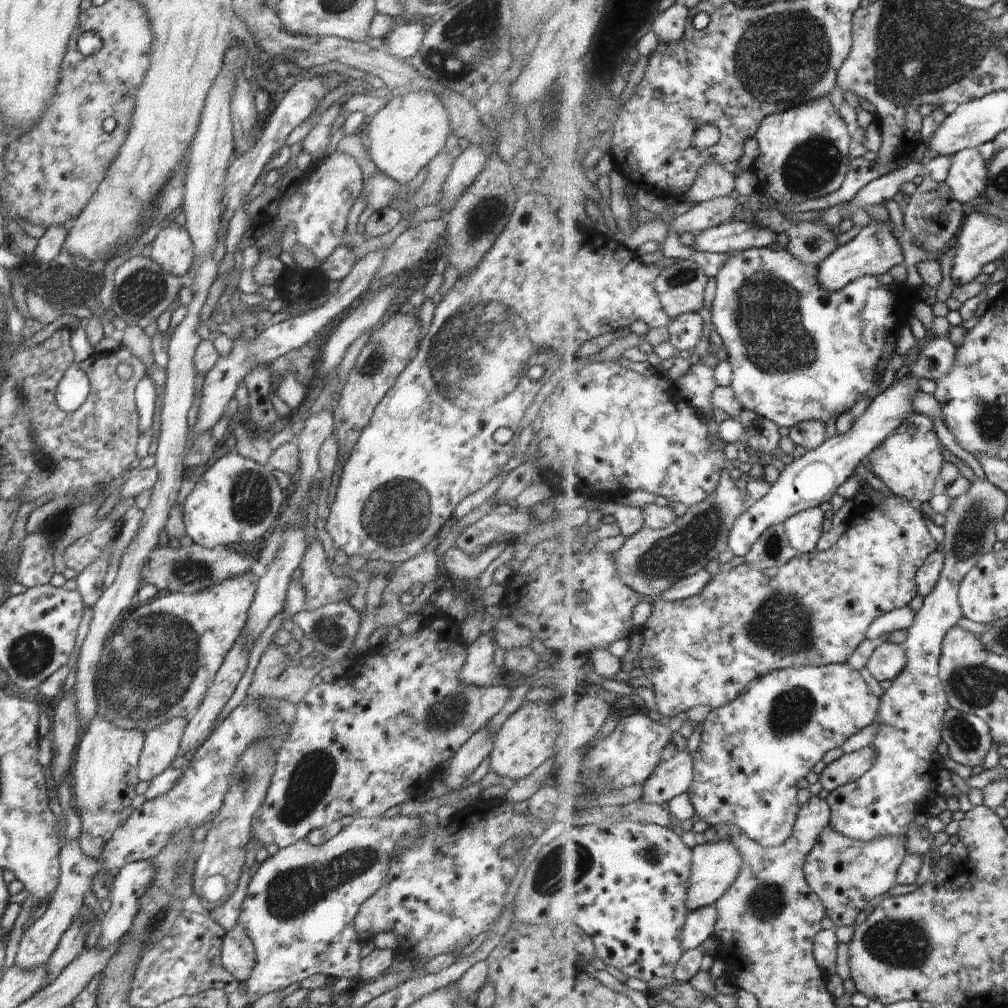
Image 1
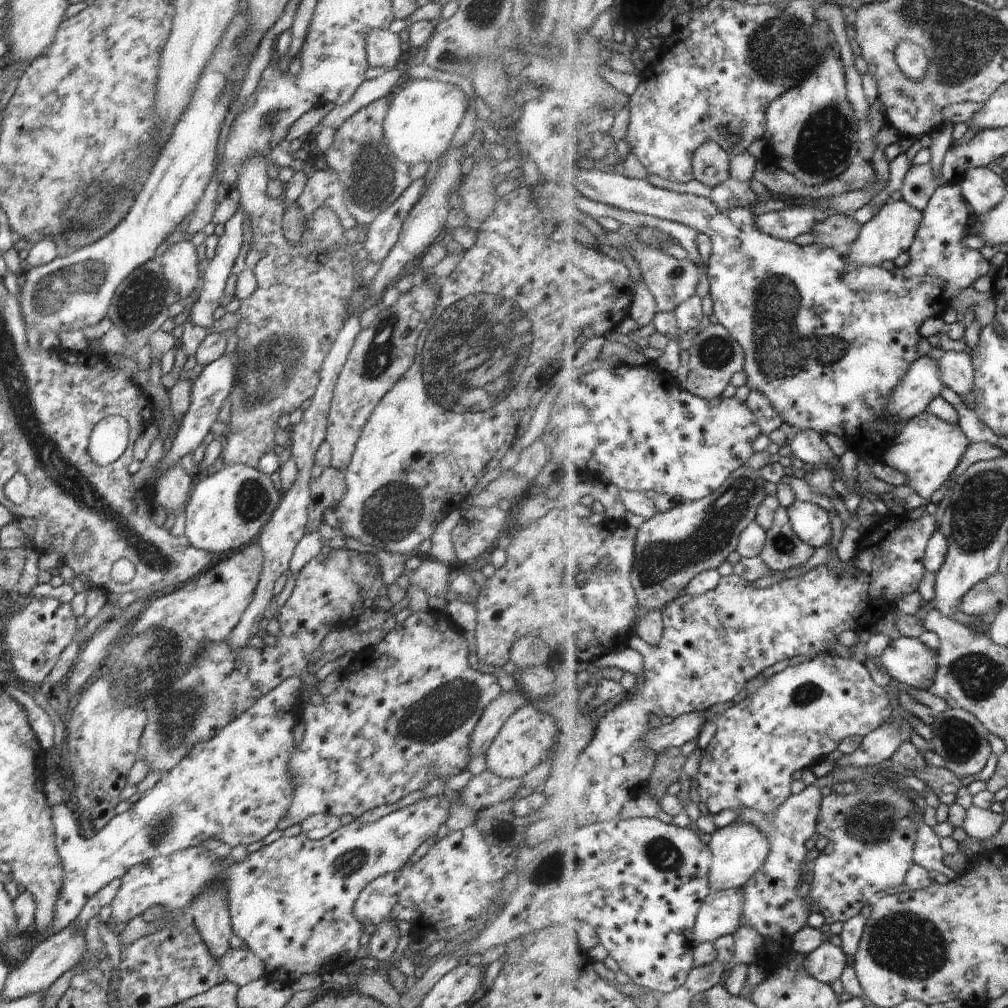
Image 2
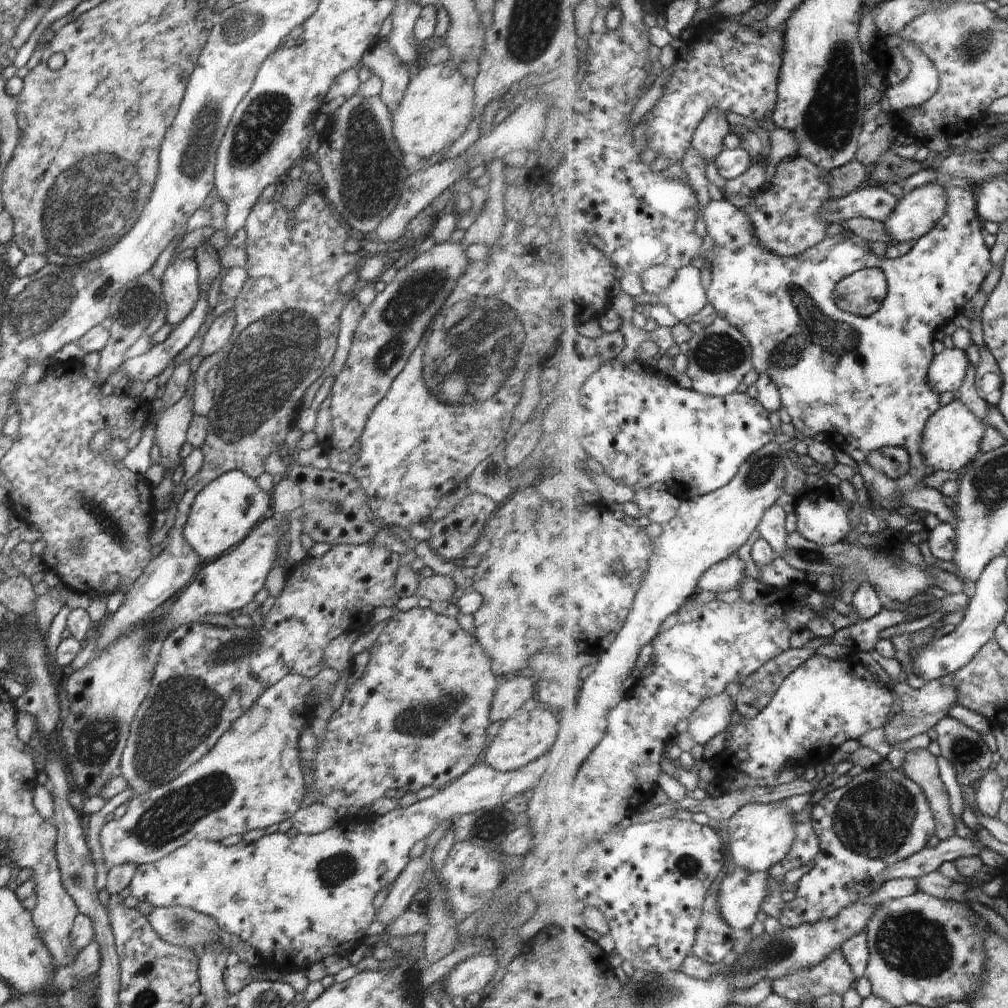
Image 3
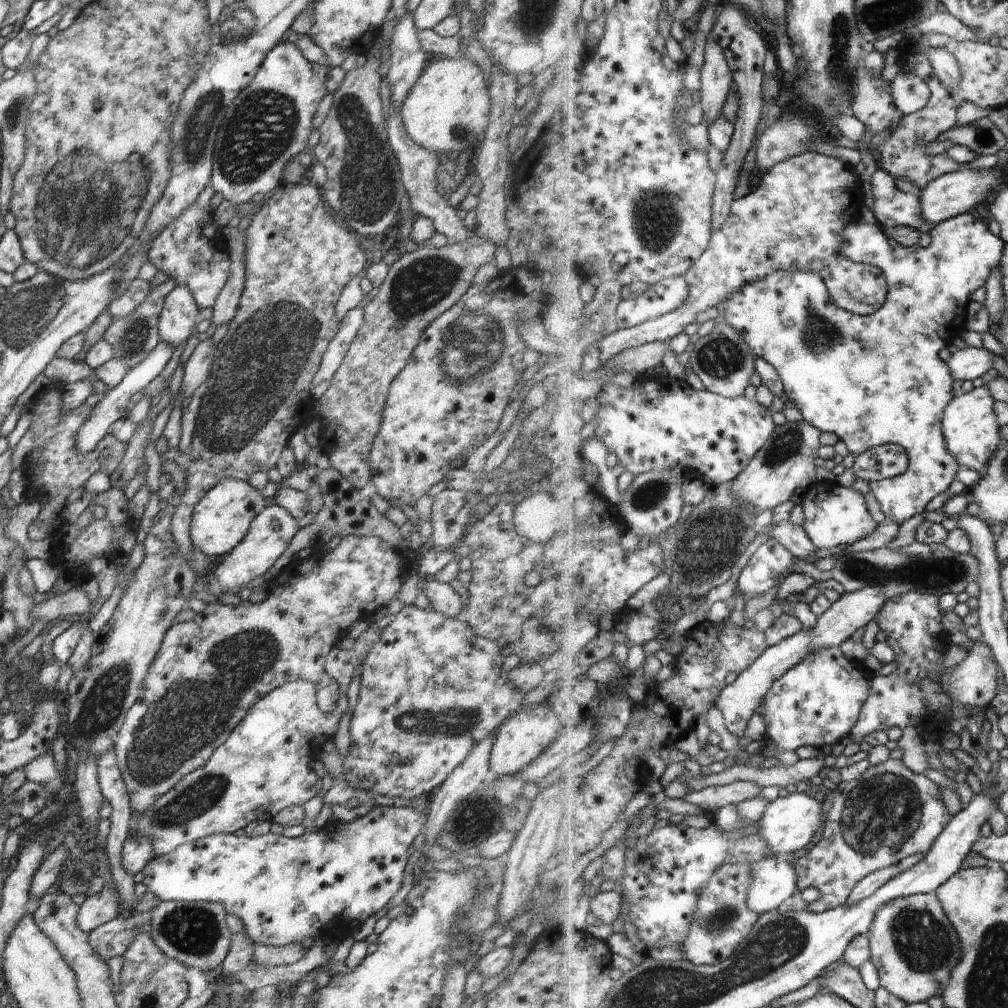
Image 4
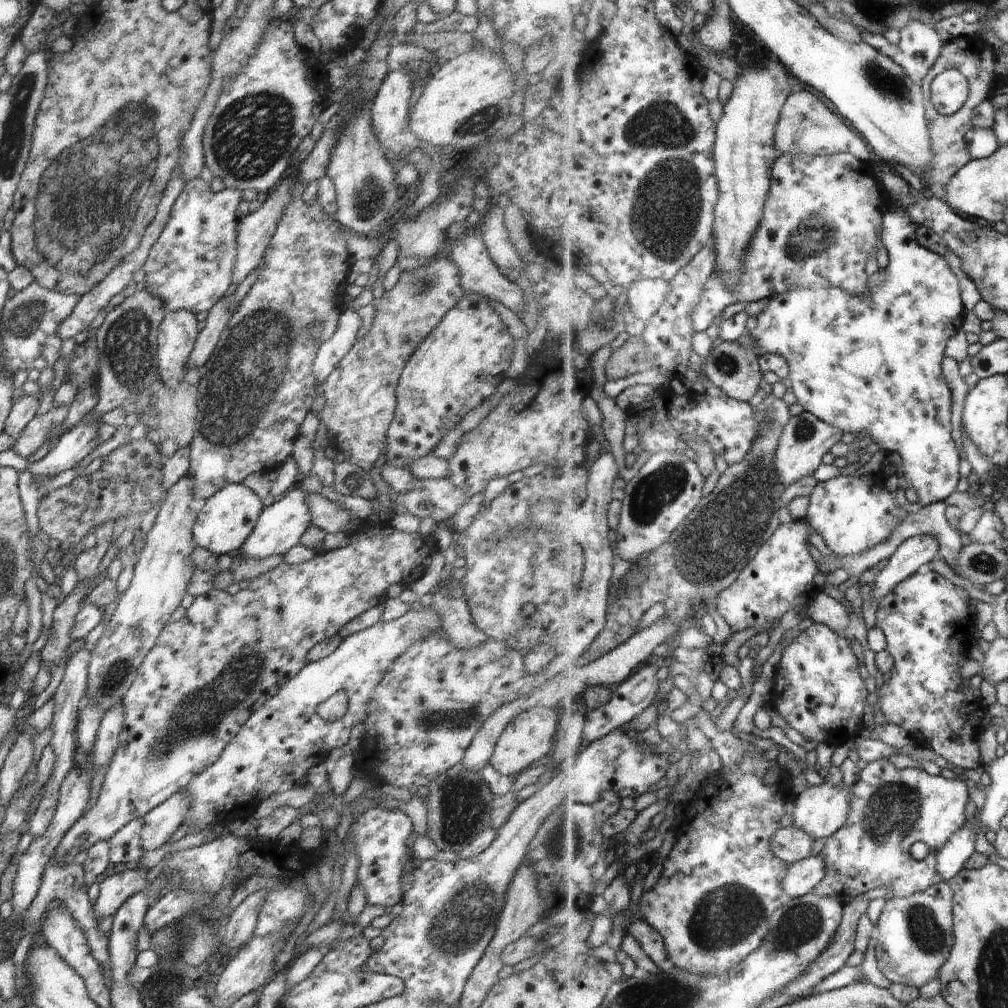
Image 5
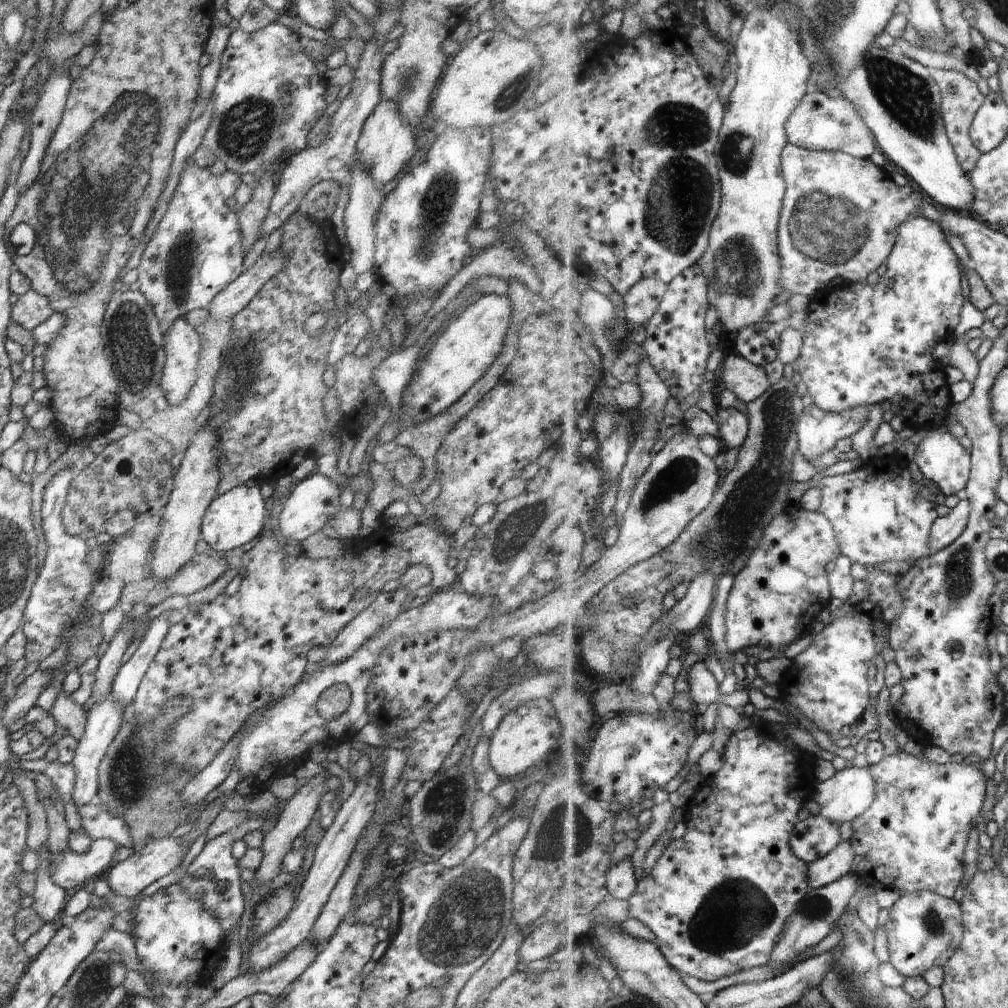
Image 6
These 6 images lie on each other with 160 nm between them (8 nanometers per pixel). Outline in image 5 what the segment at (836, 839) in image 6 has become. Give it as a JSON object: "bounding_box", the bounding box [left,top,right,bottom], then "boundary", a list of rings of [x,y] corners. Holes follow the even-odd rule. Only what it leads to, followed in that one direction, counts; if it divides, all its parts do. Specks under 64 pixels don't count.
{"bounding_box":[773,825,816,865],"boundary":[[[791,825],[780,829],[773,840],[775,853],[790,865],[812,857],[816,839],[802,827]]]}

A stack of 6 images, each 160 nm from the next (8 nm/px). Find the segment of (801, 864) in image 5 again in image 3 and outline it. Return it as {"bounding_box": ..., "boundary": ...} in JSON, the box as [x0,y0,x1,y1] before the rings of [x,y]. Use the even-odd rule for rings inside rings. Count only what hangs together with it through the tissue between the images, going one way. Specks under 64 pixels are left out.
{"bounding_box":[721,858,771,930],"boundary":[[[730,858],[728,876],[721,883],[725,919],[735,930],[750,928],[771,892],[771,872],[751,871]]]}

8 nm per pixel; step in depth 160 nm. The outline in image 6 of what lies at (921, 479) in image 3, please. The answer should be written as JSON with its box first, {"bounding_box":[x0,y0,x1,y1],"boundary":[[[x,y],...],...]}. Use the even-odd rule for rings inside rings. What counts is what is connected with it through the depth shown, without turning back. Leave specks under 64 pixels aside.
{"bounding_box":[797,217,973,496],"boundary":[[[910,217],[901,226],[901,235],[898,239],[897,246],[890,255],[887,263],[887,272],[884,274],[880,282],[876,286],[868,283],[847,284],[839,288],[830,288],[819,293],[820,300],[814,300],[809,310],[809,324],[802,330],[804,342],[801,357],[798,360],[797,370],[802,374],[803,381],[808,386],[809,394],[814,398],[822,408],[827,411],[842,412],[853,410],[854,407],[872,407],[875,404],[882,404],[887,408],[892,408],[894,416],[902,416],[906,420],[906,426],[914,428],[916,433],[919,430],[927,431],[927,435],[918,446],[916,452],[916,462],[922,470],[925,477],[936,482],[940,486],[941,492],[946,496],[958,494],[966,489],[969,485],[971,474],[973,471],[973,454],[964,448],[964,444],[960,442],[958,437],[953,436],[949,431],[944,432],[945,423],[953,416],[954,402],[952,401],[952,390],[950,390],[950,382],[944,368],[940,366],[938,360],[933,358],[932,348],[934,348],[942,340],[953,338],[957,332],[958,325],[962,318],[962,311],[967,301],[964,297],[964,288],[962,288],[962,266],[960,265],[960,256],[956,254],[956,250],[950,246],[946,231],[938,222],[929,220],[927,217]]]}

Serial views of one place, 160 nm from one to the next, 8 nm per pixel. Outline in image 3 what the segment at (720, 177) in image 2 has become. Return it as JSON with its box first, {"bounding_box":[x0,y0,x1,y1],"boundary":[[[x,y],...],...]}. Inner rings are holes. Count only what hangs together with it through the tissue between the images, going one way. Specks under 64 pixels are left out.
{"bounding_box":[693,109,733,165],"boundary":[[[714,109],[698,127],[693,138],[693,146],[707,160],[707,165],[726,150],[724,140],[733,132],[732,125],[728,123],[725,112]]]}

